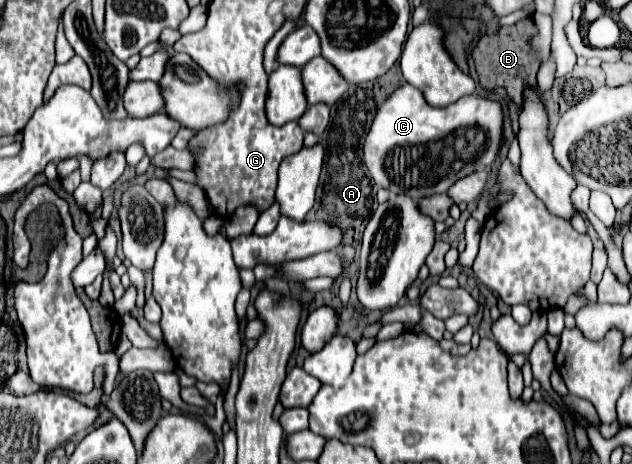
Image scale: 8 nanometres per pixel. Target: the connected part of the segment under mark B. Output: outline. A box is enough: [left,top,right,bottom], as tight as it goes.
[472,19,541,105]

